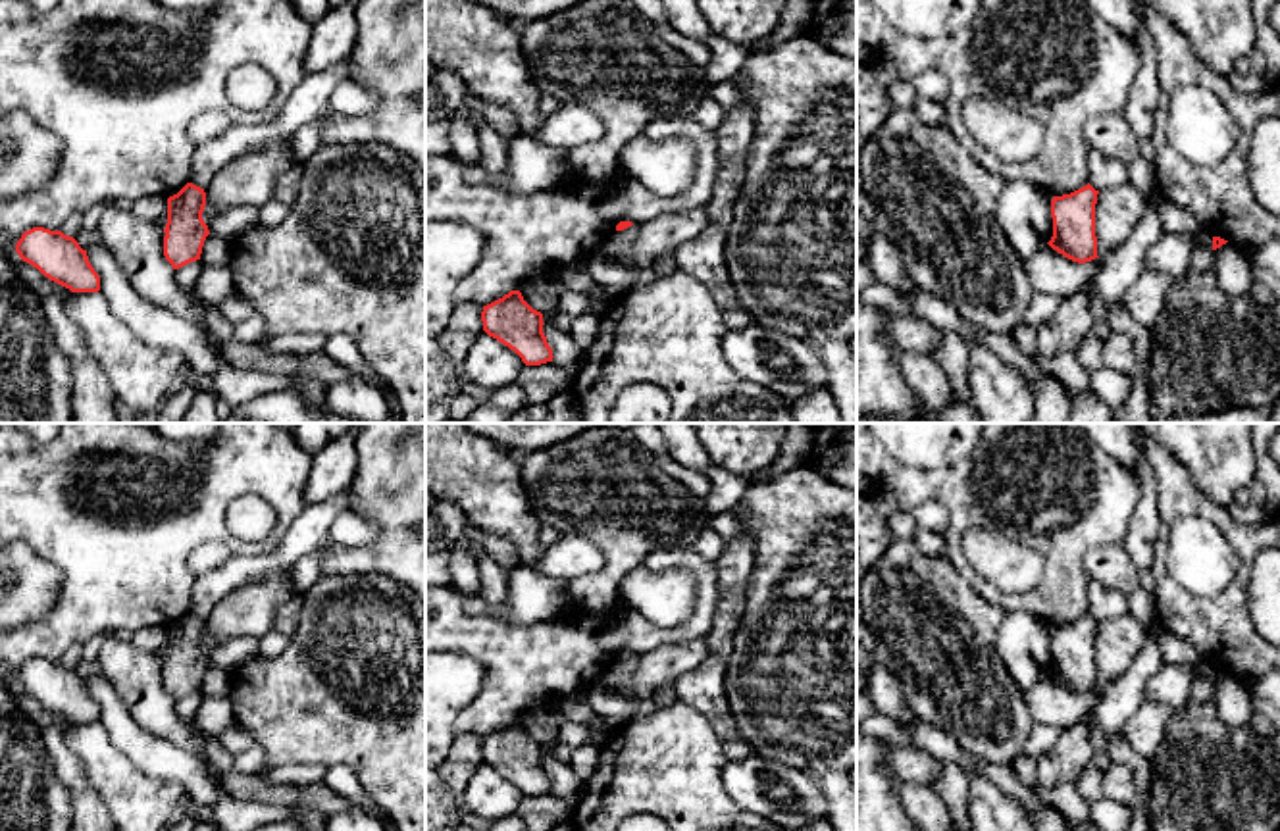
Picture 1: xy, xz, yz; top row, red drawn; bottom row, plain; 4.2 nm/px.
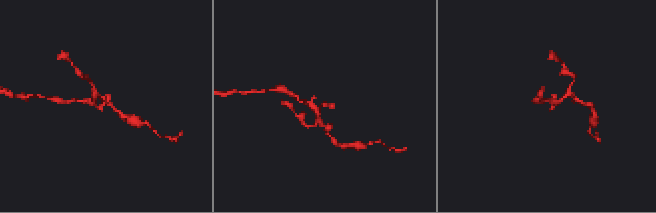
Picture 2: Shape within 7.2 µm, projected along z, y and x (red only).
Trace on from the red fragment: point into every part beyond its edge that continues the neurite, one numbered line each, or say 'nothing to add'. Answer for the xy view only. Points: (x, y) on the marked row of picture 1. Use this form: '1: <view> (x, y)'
nothing to add

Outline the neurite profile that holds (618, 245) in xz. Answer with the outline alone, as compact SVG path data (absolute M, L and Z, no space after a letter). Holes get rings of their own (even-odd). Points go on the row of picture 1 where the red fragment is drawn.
M637 225L614 231L602 244L612 258L627 258L637 237Z

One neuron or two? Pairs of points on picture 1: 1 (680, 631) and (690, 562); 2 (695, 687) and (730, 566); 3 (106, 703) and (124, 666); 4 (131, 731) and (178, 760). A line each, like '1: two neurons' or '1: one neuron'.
1: one neuron
2: one neuron
3: two neurons
4: one neuron

